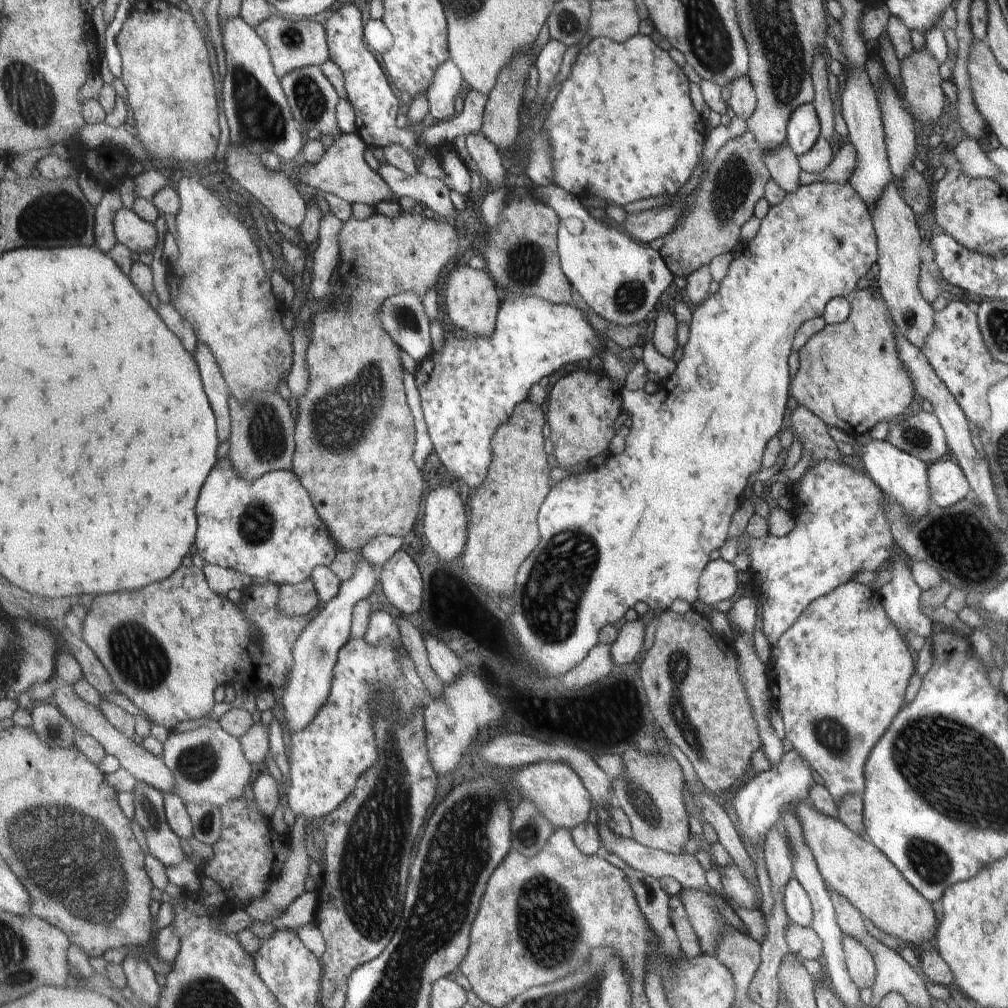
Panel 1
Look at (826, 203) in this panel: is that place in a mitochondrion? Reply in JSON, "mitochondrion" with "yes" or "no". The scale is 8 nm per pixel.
{"mitochondrion":"no"}

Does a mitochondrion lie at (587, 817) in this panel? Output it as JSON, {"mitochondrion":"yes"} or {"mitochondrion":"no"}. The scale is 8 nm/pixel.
{"mitochondrion":"no"}

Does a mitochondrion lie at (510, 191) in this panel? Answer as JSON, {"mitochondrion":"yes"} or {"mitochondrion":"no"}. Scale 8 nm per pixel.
{"mitochondrion":"no"}

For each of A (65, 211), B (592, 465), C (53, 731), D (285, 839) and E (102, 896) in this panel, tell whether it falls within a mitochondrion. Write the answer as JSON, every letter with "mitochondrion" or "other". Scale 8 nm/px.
{"A":"mitochondrion","B":"other","C":"mitochondrion","D":"other","E":"mitochondrion"}

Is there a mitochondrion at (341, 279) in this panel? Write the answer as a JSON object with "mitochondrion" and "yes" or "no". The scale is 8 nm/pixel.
{"mitochondrion":"no"}

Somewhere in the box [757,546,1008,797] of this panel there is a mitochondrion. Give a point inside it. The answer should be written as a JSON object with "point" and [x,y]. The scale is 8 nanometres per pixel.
{"point":[830,734]}

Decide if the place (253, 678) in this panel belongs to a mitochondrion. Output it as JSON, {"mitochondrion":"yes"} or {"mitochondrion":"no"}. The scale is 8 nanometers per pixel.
{"mitochondrion":"no"}

